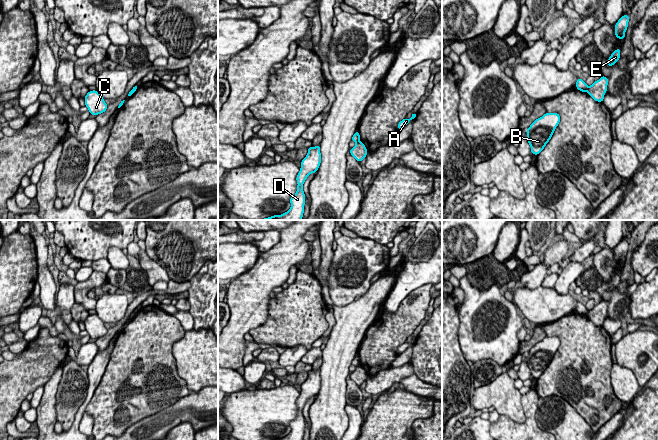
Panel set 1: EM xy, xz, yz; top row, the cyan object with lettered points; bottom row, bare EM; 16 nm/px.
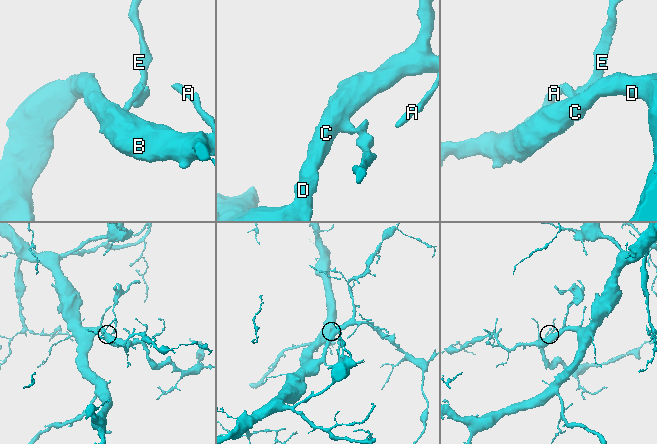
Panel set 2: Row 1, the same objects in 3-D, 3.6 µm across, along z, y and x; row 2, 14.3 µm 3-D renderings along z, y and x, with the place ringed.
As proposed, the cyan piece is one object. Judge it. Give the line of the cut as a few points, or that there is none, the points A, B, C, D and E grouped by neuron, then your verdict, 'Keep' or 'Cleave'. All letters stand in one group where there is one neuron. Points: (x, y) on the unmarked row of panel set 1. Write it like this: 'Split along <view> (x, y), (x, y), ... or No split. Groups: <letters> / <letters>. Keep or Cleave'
Split along yz (587, 311), (588, 315). Groups: A B C D / E. Cleave

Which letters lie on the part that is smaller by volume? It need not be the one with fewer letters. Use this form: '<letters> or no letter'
E

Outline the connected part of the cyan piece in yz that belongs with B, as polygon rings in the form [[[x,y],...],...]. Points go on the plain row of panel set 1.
[[[556,336],[545,337],[536,343],[526,354],[527,365],[531,371],[531,377],[536,380],[544,373],[551,363],[556,351],[560,346],[560,339]]]

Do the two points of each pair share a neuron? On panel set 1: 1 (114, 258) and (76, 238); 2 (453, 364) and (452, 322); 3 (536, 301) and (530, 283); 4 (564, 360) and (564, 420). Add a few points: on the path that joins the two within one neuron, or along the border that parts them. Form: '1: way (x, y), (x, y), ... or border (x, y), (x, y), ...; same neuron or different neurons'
1: border (121, 249), (110, 247), (106, 257); different neurons
2: way (452, 354), (452, 332); same neuron
3: border (522, 285), (530, 289), (540, 286); different neurons
4: border (541, 397), (549, 395), (560, 396), (581, 416); different neurons

